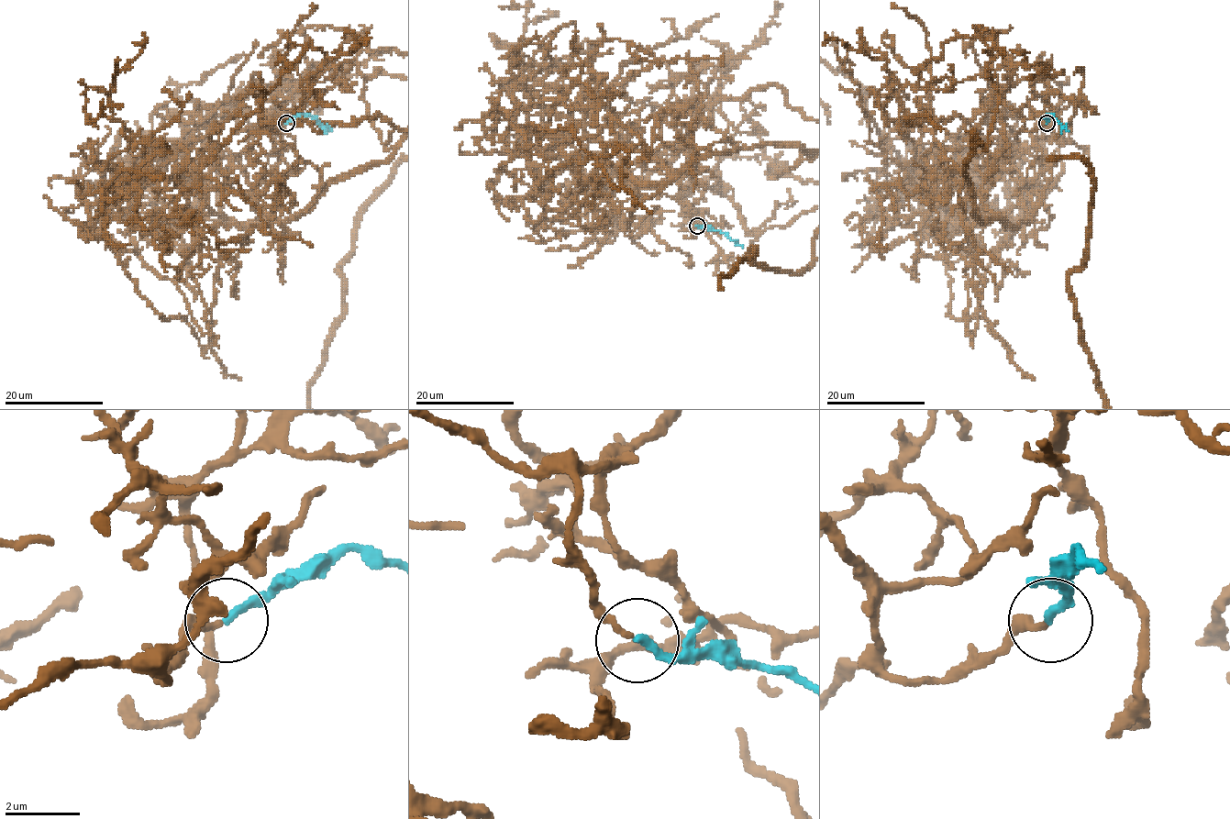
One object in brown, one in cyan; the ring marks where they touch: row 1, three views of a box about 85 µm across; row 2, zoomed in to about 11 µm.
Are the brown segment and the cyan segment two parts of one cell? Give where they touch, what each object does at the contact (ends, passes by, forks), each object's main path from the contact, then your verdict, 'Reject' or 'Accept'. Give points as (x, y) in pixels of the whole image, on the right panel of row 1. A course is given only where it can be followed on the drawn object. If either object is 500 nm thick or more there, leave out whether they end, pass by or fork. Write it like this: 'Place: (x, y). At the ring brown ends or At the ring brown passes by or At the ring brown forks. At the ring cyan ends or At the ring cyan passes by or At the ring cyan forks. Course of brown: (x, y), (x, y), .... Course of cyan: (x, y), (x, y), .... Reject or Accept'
Place: (1047, 123). At the ring brown ends. At the ring cyan ends. Course of brown: (1046, 123), (1009, 84), (905, 119), (983, 111), (1089, 167), (1068, 294). Course of cyan: (1047, 123), (1051, 113), (1068, 131). Accept

